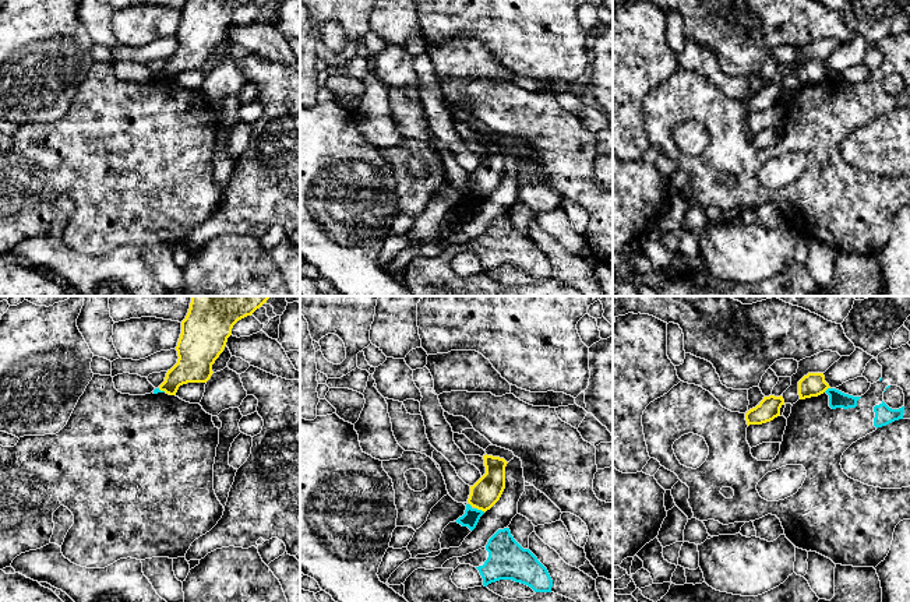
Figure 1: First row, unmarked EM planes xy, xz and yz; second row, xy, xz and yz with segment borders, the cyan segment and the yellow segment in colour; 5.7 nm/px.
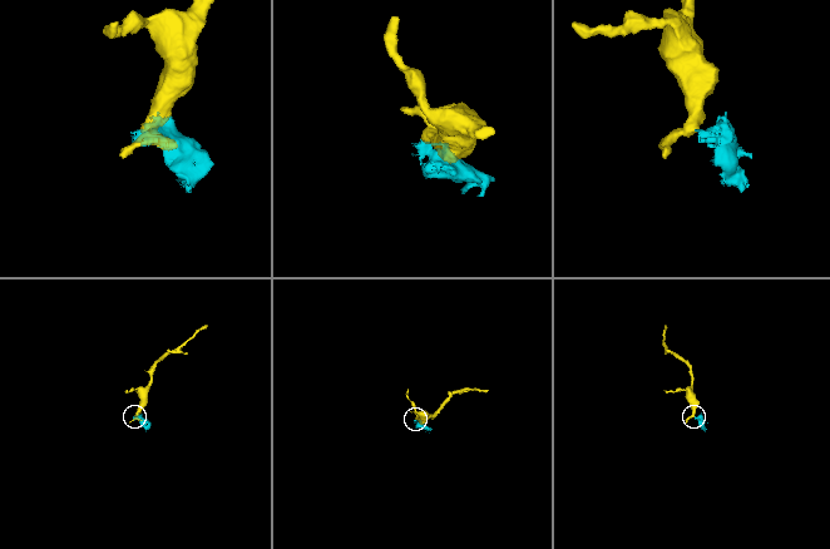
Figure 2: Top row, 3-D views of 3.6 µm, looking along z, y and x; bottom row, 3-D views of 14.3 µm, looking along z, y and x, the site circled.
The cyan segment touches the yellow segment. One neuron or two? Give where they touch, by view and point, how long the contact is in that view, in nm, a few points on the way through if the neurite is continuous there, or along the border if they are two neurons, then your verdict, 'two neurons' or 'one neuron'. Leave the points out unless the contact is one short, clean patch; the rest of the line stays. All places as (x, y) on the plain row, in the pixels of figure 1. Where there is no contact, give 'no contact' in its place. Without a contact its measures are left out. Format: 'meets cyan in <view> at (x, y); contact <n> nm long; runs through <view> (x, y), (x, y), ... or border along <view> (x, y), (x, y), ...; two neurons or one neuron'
meets cyan in xz at (480, 197); contact 70 nm long; border along xz (475, 194), (485, 199); two neurons

